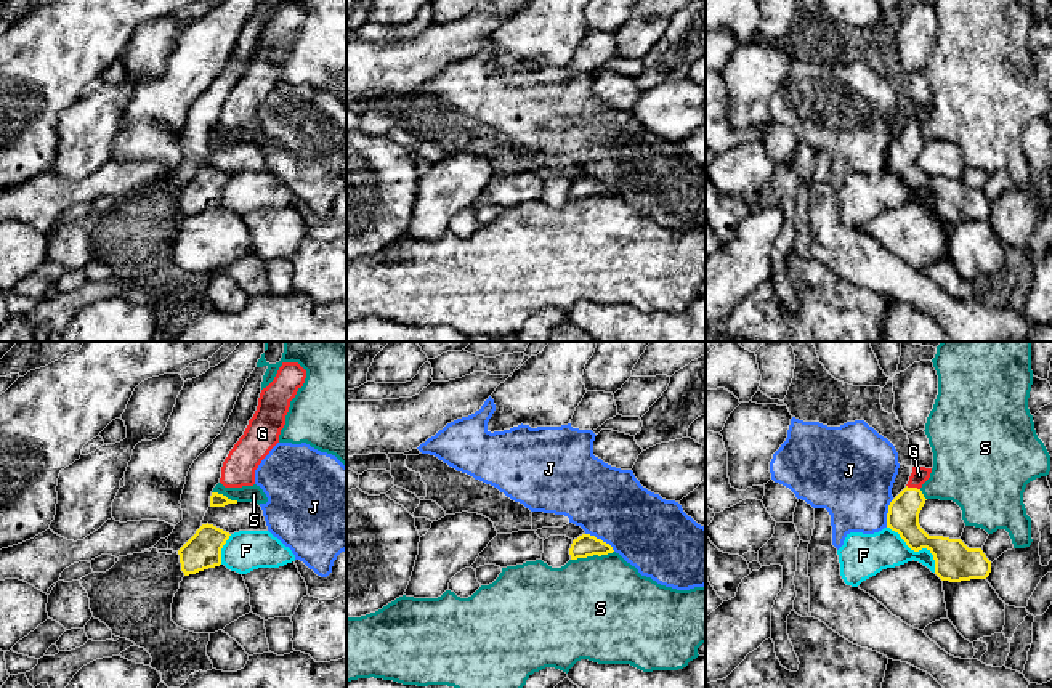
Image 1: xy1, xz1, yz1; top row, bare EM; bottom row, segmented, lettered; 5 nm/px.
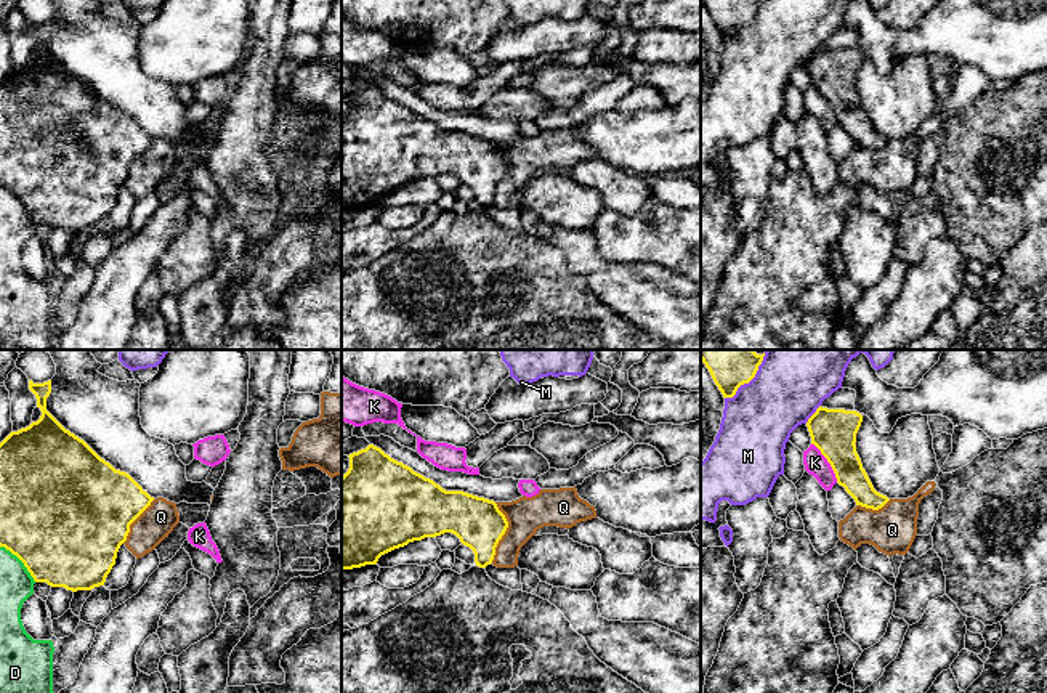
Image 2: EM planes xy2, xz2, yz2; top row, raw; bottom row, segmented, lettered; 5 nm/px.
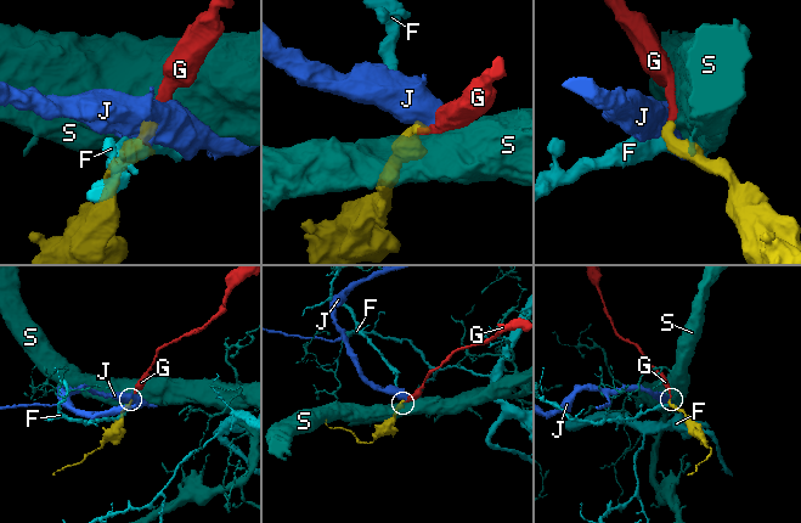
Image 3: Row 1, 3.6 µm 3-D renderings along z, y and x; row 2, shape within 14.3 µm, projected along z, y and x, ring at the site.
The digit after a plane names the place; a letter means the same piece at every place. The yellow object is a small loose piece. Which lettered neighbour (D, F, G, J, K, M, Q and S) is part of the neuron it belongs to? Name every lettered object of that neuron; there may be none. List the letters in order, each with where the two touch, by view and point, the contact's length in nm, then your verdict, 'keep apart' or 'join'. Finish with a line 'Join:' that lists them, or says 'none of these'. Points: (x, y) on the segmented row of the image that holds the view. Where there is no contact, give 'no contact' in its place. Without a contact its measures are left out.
D: xy2 (21, 560) | 260 nm | keep apart
F: yz1 (918, 550) | 340 nm | keep apart
G: yz1 (913, 488) | 80 nm | join
J: xz1 (600, 539) | 180 nm | keep apart
K: yz2 (828, 461) | 240 nm | keep apart
M: yz2 (749, 380) | 300 nm | keep apart
Q: xz2 (504, 533) | 300 nm | keep apart
S: xz1 (592, 555) | 220 nm | keep apart
Join: G

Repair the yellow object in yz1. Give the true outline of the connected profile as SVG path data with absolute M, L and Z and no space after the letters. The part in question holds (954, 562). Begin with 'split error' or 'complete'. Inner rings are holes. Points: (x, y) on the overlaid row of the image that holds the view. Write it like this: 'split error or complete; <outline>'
split error; M912 467L906 488L888 505L887 528L898 532L911 550L927 548L933 555L935 574L941 581L986 579L991 561L981 548L969 548L961 539L929 536L920 528L919 513L927 500L920 488L930 473L932 468Z

